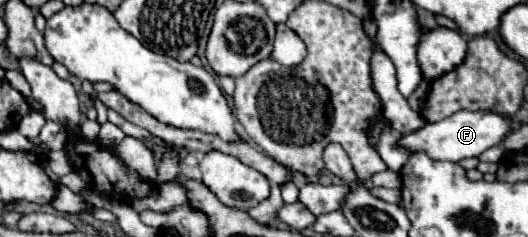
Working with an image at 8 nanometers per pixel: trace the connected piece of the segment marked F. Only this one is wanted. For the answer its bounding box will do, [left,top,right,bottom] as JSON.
[396,111,510,161]

